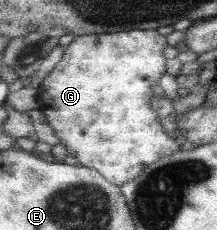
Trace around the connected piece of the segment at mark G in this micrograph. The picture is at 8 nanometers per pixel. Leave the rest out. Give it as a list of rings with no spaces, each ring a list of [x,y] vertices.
[[[128,30],[112,34],[75,36],[62,48],[61,59],[37,86],[38,106],[54,136],[80,166],[95,170],[106,182],[119,187],[132,180],[147,164],[179,150],[151,109],[152,85],[166,72],[162,55],[165,36],[153,30]]]

